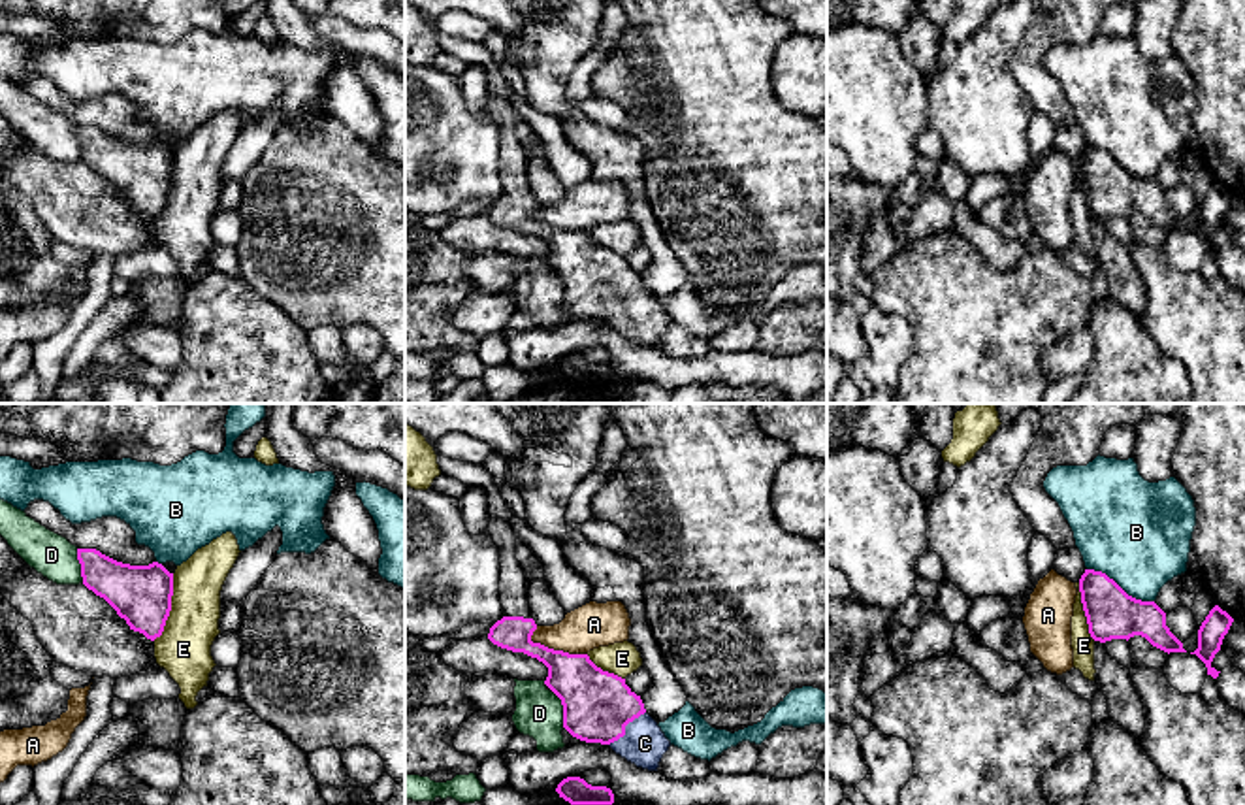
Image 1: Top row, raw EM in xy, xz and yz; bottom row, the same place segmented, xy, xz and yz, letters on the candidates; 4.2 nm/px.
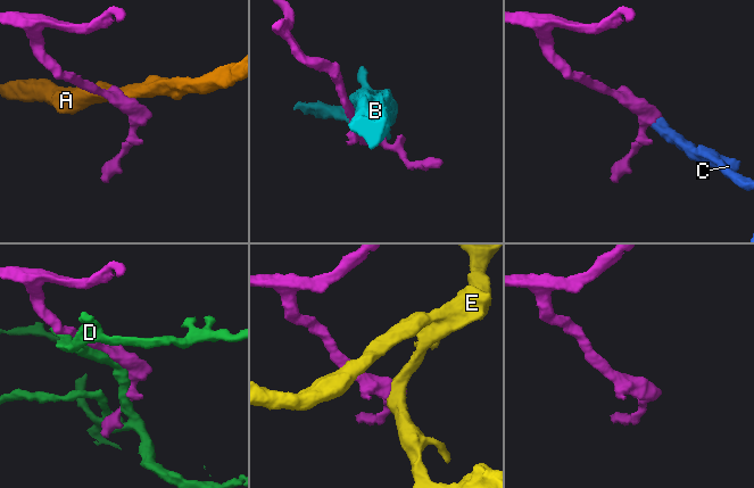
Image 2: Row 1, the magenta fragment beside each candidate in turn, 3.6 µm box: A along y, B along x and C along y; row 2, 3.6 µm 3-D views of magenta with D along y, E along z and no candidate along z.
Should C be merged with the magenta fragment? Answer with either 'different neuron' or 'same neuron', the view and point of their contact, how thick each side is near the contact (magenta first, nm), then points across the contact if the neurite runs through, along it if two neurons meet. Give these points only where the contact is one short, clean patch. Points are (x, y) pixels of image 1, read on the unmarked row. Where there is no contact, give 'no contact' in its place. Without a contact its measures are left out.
same neuron; meets magenta in xz at (624, 306); 300 nm thick on the magenta side, 180 nm on the other; runs through xz (598, 283), (624, 306), (645, 321)

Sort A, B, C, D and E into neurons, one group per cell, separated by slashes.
A / B / C / D / E

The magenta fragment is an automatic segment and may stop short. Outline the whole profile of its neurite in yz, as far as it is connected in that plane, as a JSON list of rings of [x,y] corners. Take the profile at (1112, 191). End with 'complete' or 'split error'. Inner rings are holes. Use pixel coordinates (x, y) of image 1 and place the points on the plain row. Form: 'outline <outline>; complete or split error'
outline [[[1085,147],[1079,156],[1081,181],[1094,219],[1145,215],[1164,230],[1187,230],[1166,204],[1166,190],[1155,179],[1128,173],[1102,149]]]; complete

